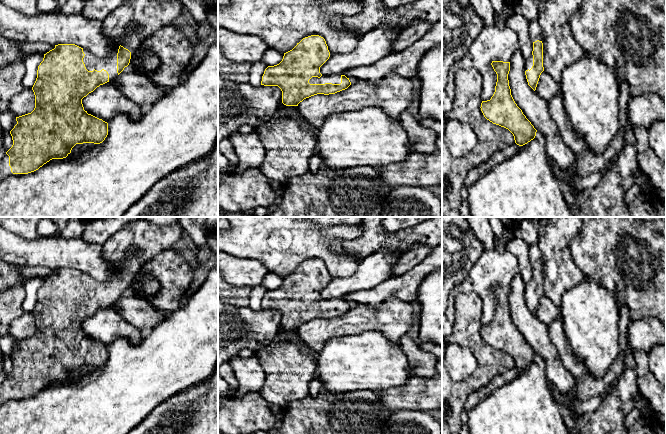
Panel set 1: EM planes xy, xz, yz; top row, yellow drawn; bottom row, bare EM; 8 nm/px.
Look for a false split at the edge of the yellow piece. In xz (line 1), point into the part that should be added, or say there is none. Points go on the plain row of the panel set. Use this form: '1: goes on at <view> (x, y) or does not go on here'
1: goes on at xz (334, 303)

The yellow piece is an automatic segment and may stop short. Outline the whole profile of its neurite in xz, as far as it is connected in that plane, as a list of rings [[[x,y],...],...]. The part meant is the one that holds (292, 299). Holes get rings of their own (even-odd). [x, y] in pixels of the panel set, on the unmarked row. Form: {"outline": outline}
{"outline": [[[305,261],[292,274],[284,277],[279,288],[265,293],[261,309],[278,310],[282,315],[282,327],[286,330],[298,330],[304,323],[317,318],[329,319],[347,313],[351,306],[345,299],[324,300],[320,297],[320,291],[329,281],[330,276],[323,261]]]}

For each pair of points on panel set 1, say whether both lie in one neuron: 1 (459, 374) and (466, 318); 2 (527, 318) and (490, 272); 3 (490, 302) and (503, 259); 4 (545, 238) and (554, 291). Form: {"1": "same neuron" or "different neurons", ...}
{"1": "different neurons", "2": "different neurons", "3": "same neuron", "4": "same neuron"}

